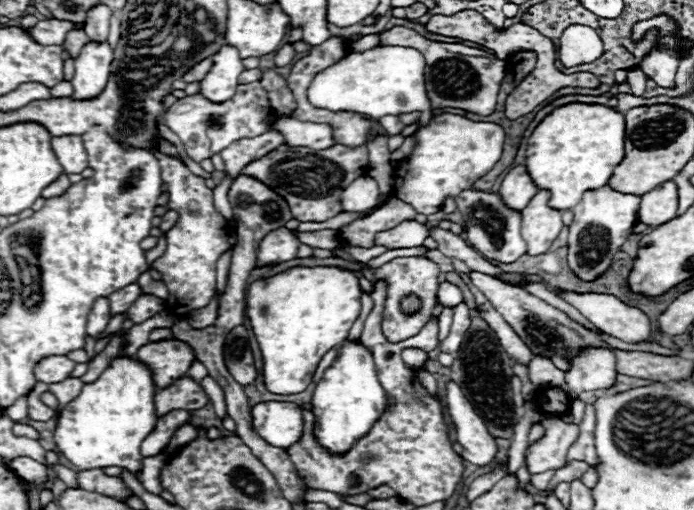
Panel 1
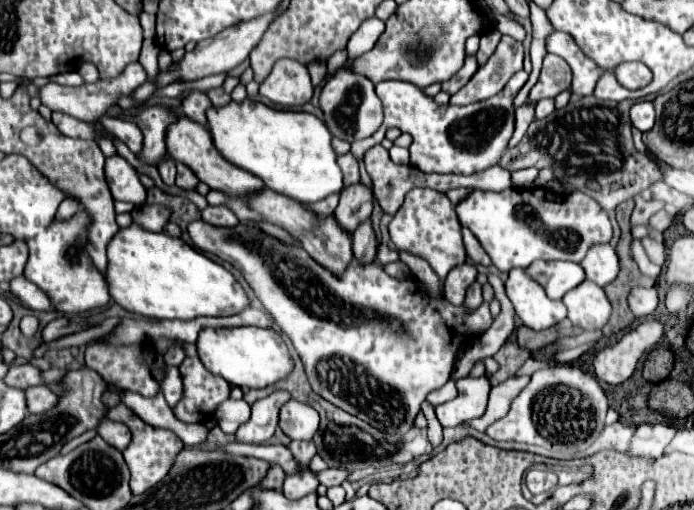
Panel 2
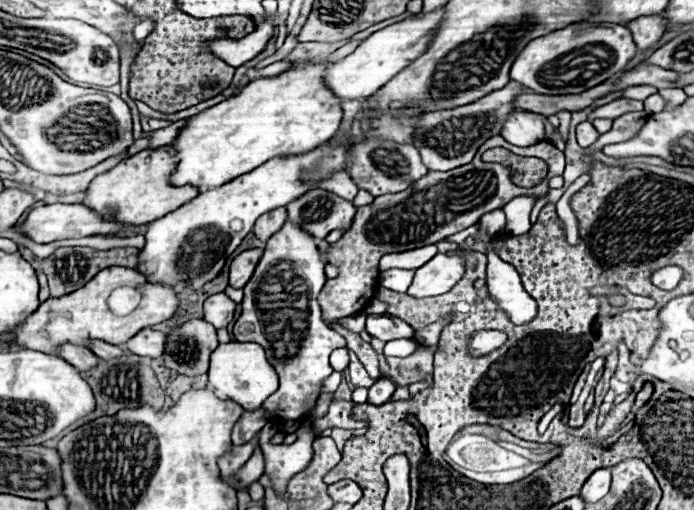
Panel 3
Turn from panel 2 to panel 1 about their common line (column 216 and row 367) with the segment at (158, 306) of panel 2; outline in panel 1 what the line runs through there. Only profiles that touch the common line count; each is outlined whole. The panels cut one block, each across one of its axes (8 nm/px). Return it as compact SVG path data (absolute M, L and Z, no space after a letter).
M294 266L264 280L256 280L246 292L246 316L264 358L264 384L274 394L298 394L308 388L322 356L340 346L360 316L360 284L352 270L340 266Z

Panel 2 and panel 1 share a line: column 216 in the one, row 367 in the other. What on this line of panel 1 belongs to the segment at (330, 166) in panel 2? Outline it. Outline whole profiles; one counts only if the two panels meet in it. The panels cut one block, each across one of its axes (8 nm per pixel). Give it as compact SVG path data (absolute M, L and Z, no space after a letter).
M116 358L98 376L96 382L84 384L82 392L68 402L58 418L54 442L58 452L78 470L120 466L132 474L140 470L140 444L156 428L156 384L150 368L136 358Z

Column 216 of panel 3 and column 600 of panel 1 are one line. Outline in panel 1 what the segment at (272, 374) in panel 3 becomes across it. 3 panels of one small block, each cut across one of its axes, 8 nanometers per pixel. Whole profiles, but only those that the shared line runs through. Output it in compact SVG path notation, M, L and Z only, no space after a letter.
M586 348L570 358L566 384L582 394L594 390L608 390L616 384L616 356L608 348Z

